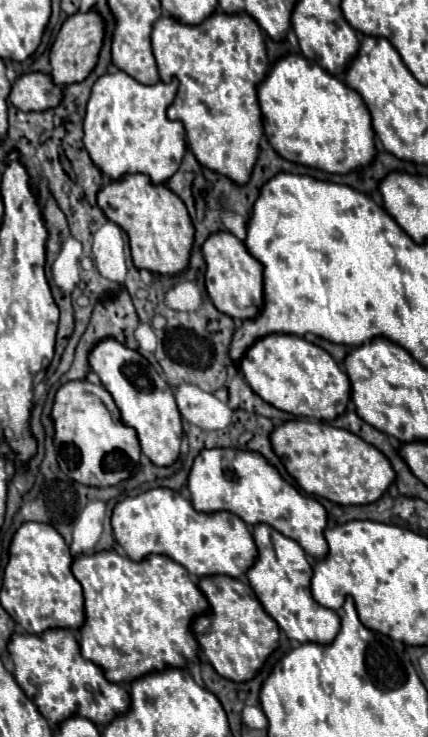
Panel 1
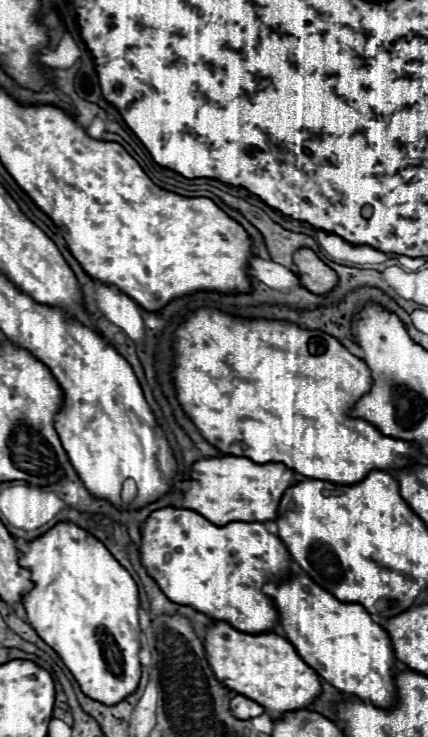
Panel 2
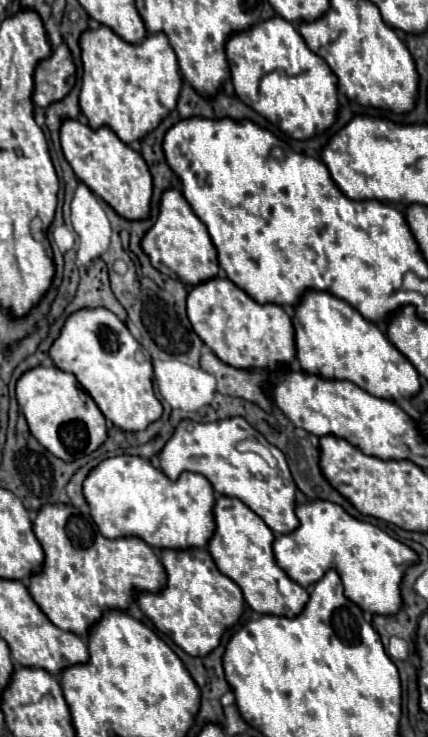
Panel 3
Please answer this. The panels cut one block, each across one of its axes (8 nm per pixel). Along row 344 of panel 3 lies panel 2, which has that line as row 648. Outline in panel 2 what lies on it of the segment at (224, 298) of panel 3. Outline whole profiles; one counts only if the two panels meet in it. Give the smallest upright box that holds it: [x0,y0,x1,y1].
[204,622,322,720]

